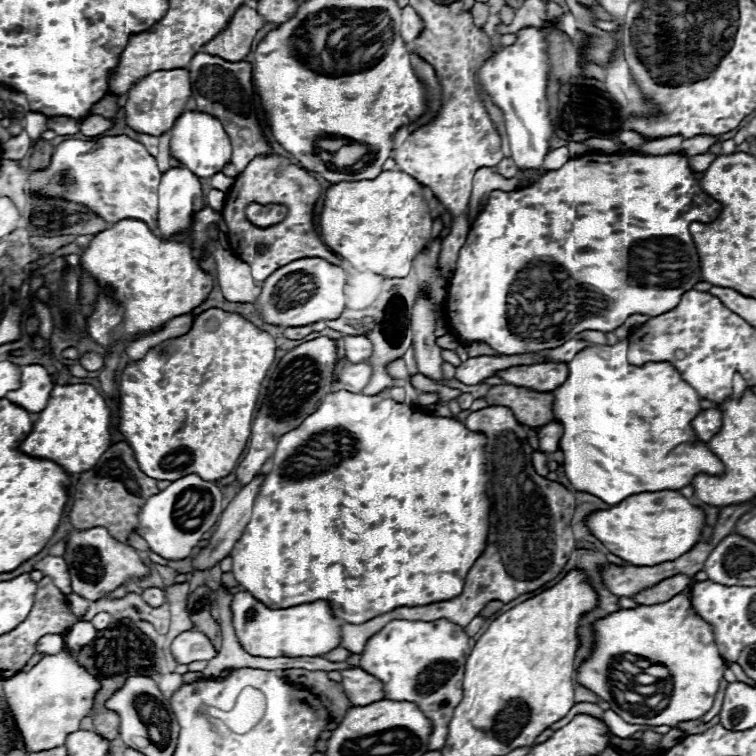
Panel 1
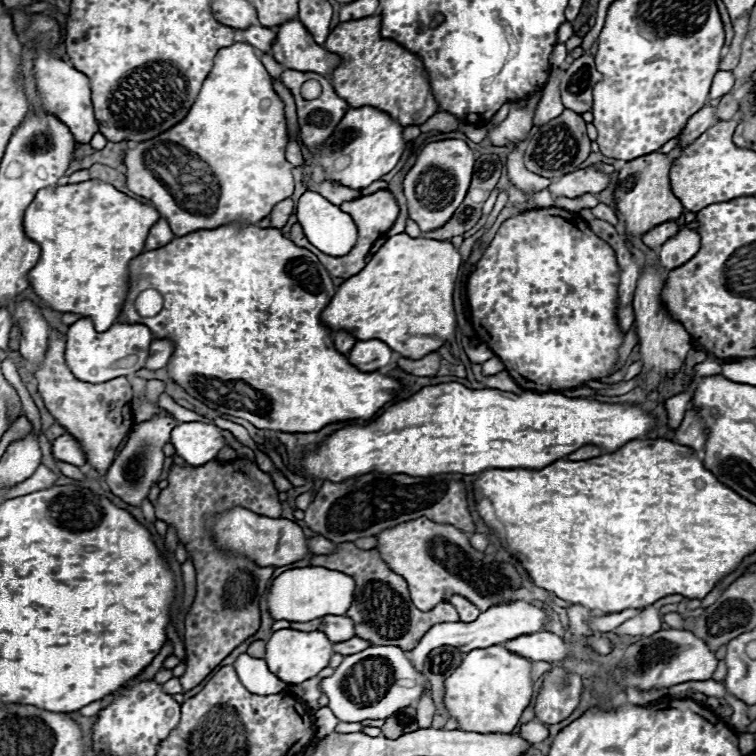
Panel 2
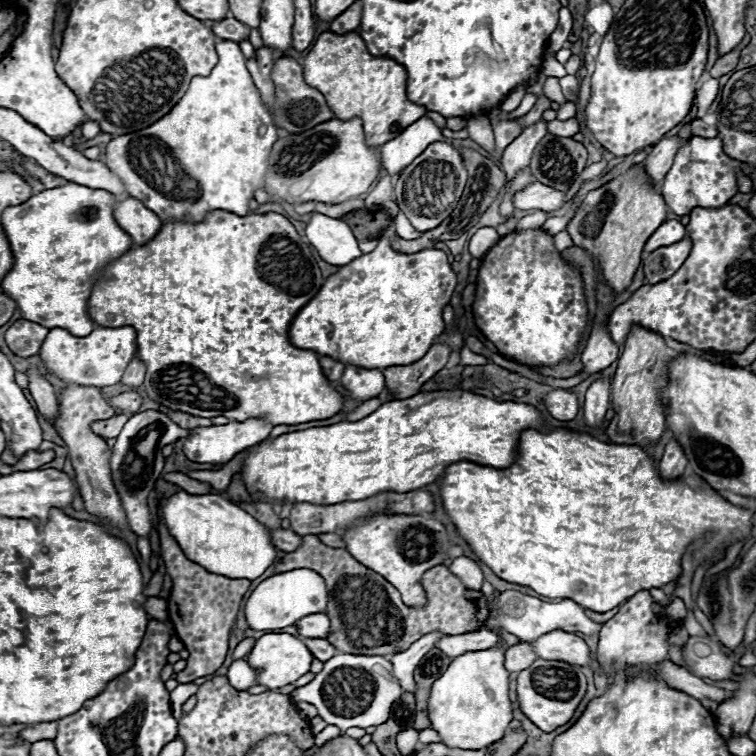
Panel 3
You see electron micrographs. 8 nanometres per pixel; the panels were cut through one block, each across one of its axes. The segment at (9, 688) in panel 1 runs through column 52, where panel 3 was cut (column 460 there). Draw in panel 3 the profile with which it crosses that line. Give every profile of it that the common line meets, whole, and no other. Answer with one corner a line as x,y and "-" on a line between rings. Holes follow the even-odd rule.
490,648
456,656
448,670
434,682
428,698
428,718
450,748
480,750
500,740
512,722
510,672
504,666
504,650

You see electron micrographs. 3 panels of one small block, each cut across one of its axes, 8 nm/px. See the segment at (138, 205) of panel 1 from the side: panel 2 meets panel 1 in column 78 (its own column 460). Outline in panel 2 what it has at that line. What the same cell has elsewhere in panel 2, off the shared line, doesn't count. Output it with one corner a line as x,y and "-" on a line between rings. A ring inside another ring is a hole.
438,140
422,148
416,164
404,178
404,194
408,198
408,214
422,232
442,228
446,220
464,200
474,172
474,154
464,140

